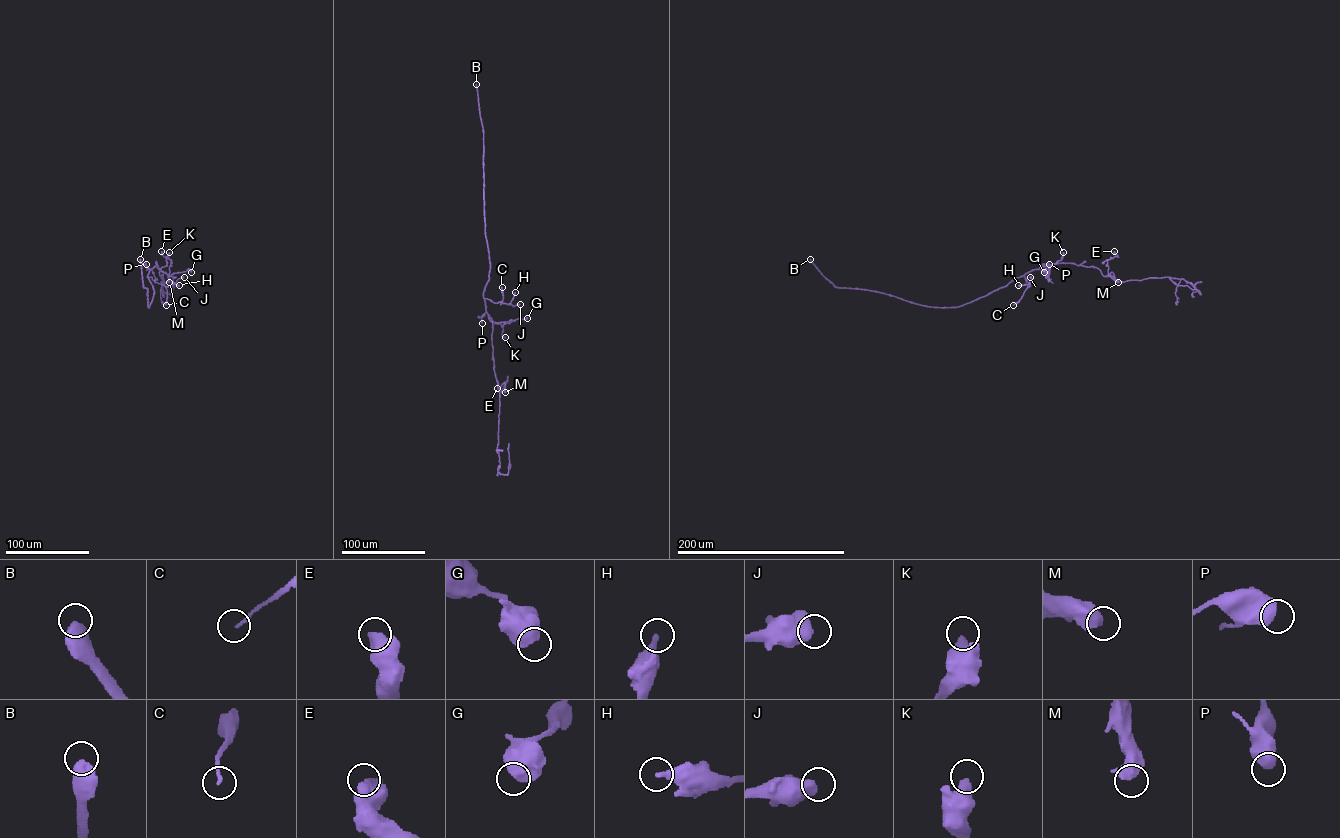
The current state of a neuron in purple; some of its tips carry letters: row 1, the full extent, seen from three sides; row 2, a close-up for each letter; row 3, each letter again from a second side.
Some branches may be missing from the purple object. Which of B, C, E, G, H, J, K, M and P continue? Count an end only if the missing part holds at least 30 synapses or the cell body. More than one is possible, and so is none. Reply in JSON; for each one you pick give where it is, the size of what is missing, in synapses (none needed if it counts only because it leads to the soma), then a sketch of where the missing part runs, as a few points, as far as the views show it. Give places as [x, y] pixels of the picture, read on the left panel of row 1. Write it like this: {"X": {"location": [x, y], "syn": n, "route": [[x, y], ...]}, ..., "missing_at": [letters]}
{"B": {"location": [140, 259], "syn": 1000, "route": [[140, 259], [135, 212], [121, 194], [125, 261], [118, 263], [97, 250]]}, "missing_at": ["B"]}

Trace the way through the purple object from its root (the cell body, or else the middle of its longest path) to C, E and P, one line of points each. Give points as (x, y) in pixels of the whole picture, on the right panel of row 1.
C: (1024, 274), (1028, 287), (1013, 305)
E: (1024, 274), (1071, 263), (1096, 267), (1114, 278), (1107, 265), (1118, 257), (1114, 251)
P: (1024, 274), (1049, 264)

